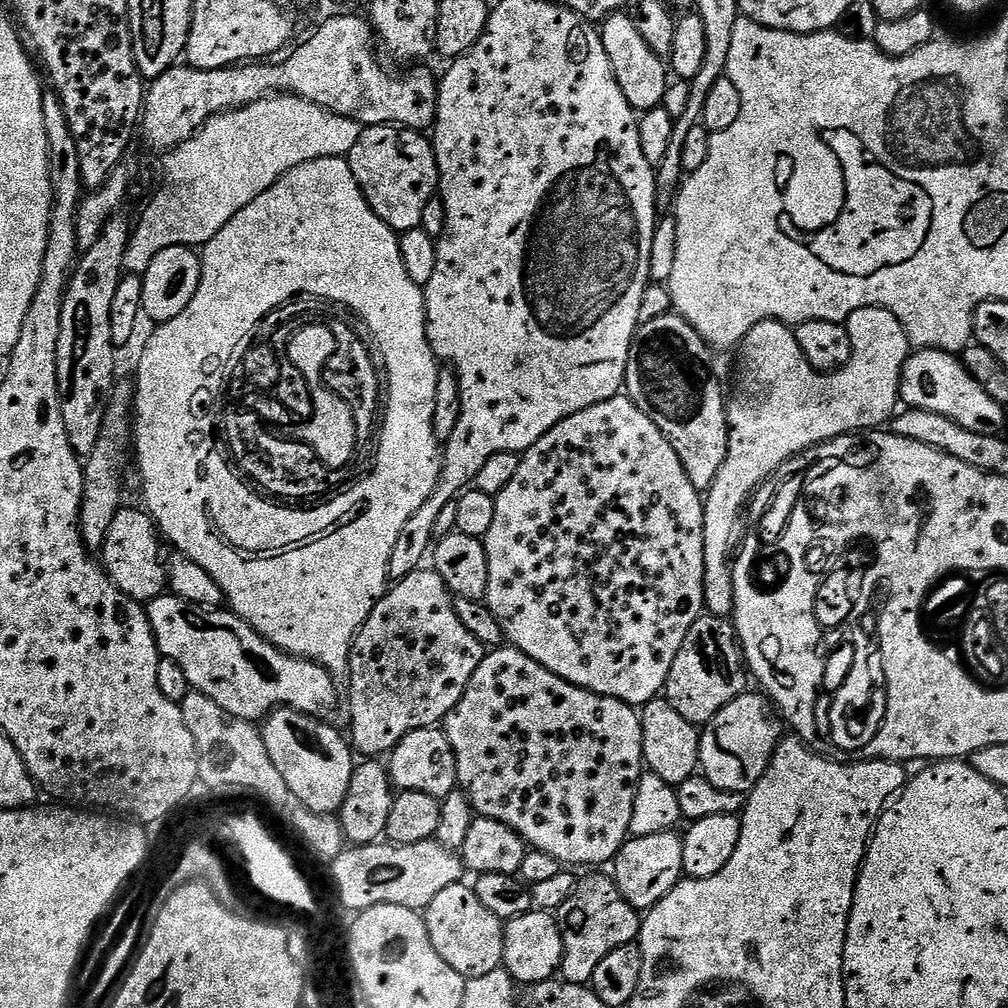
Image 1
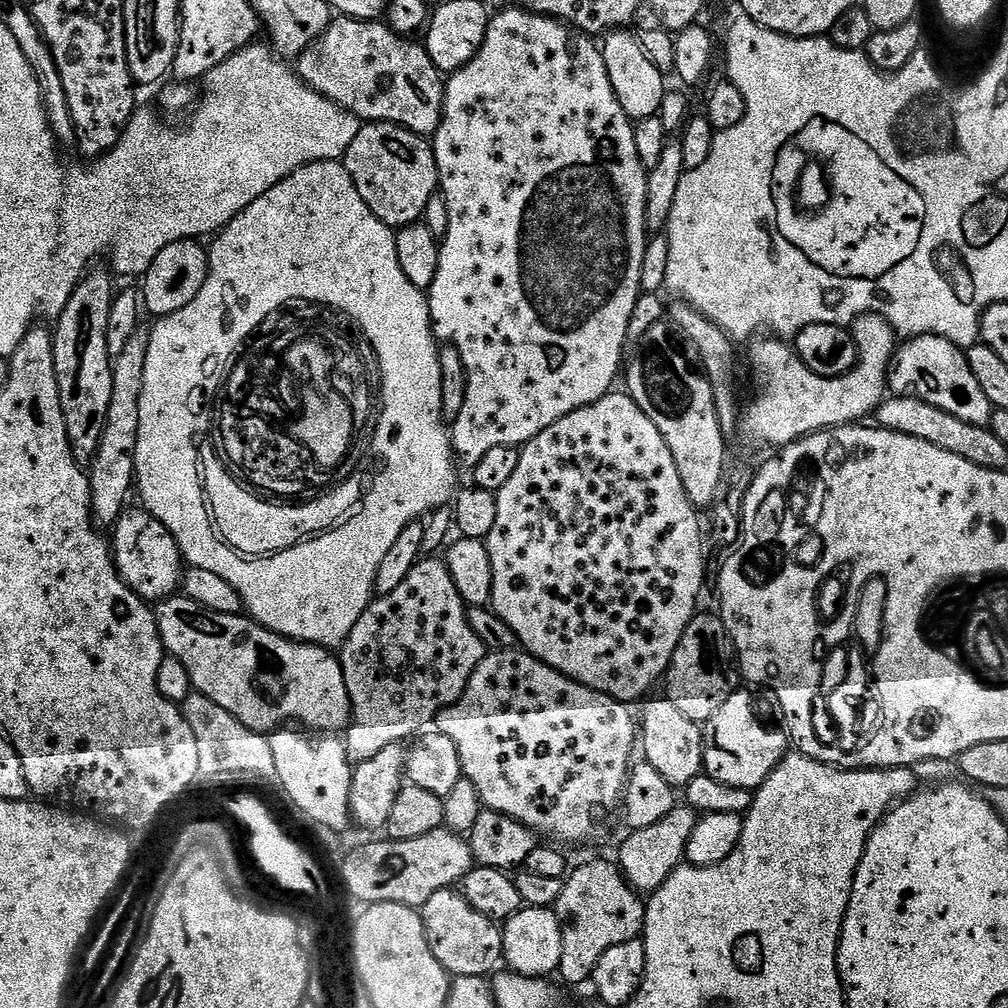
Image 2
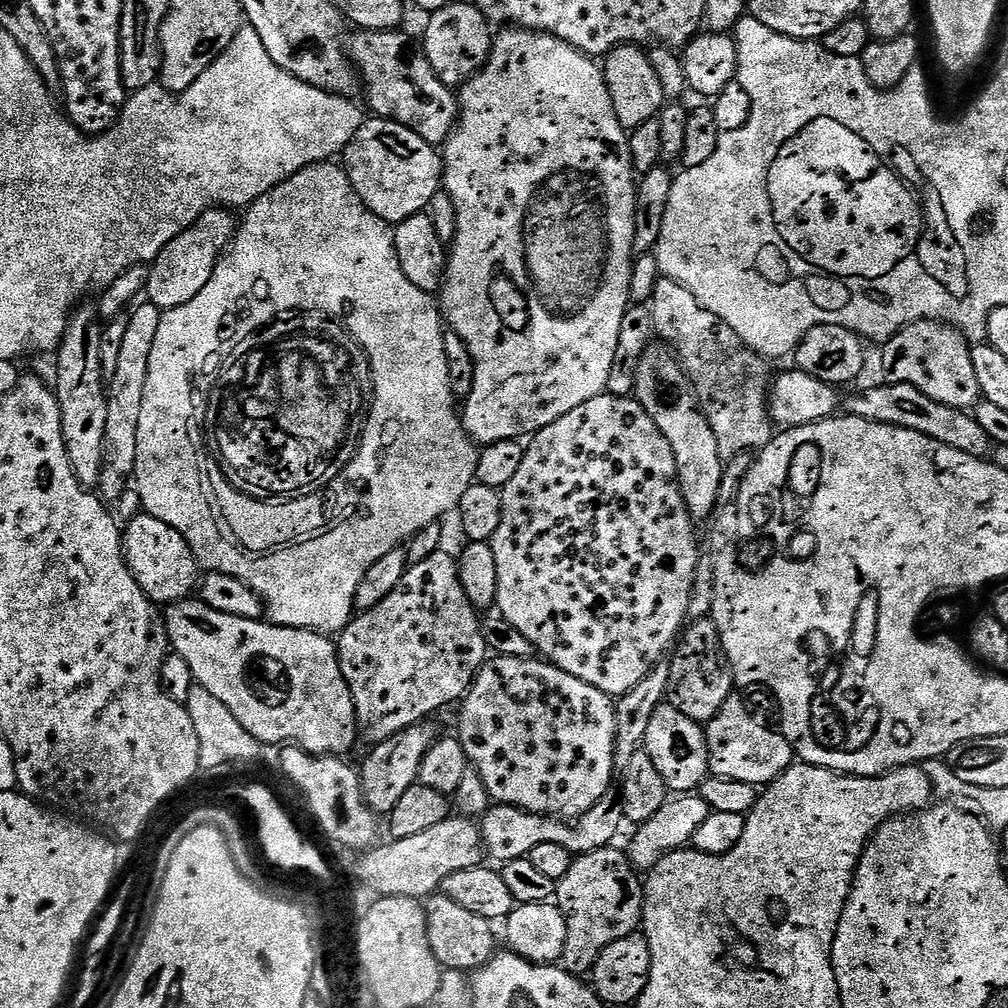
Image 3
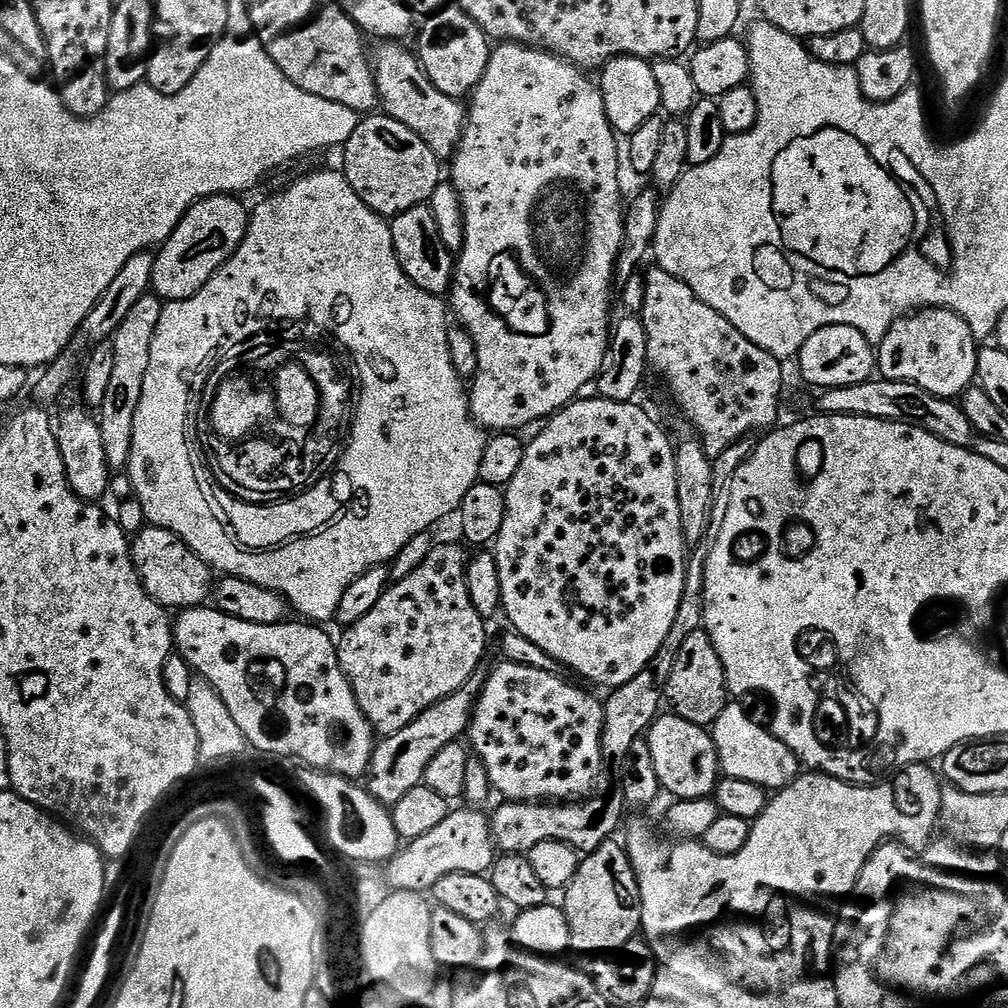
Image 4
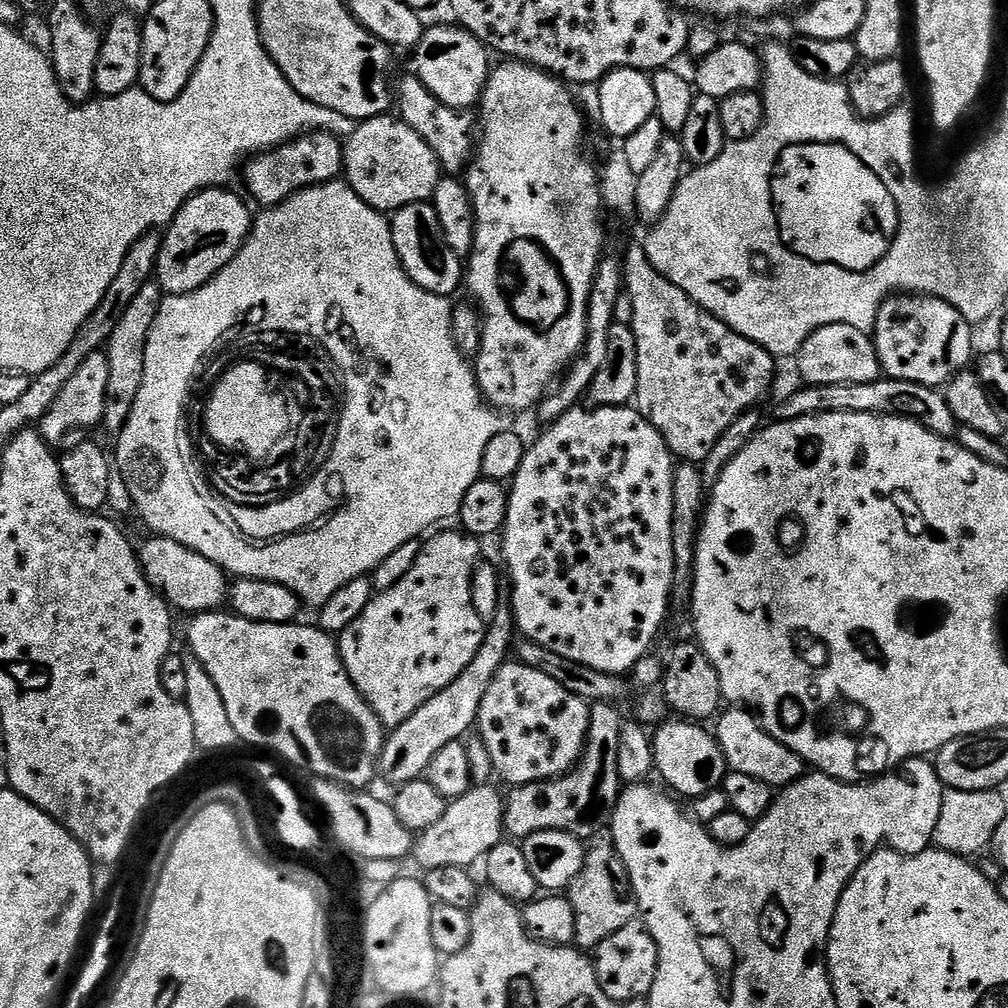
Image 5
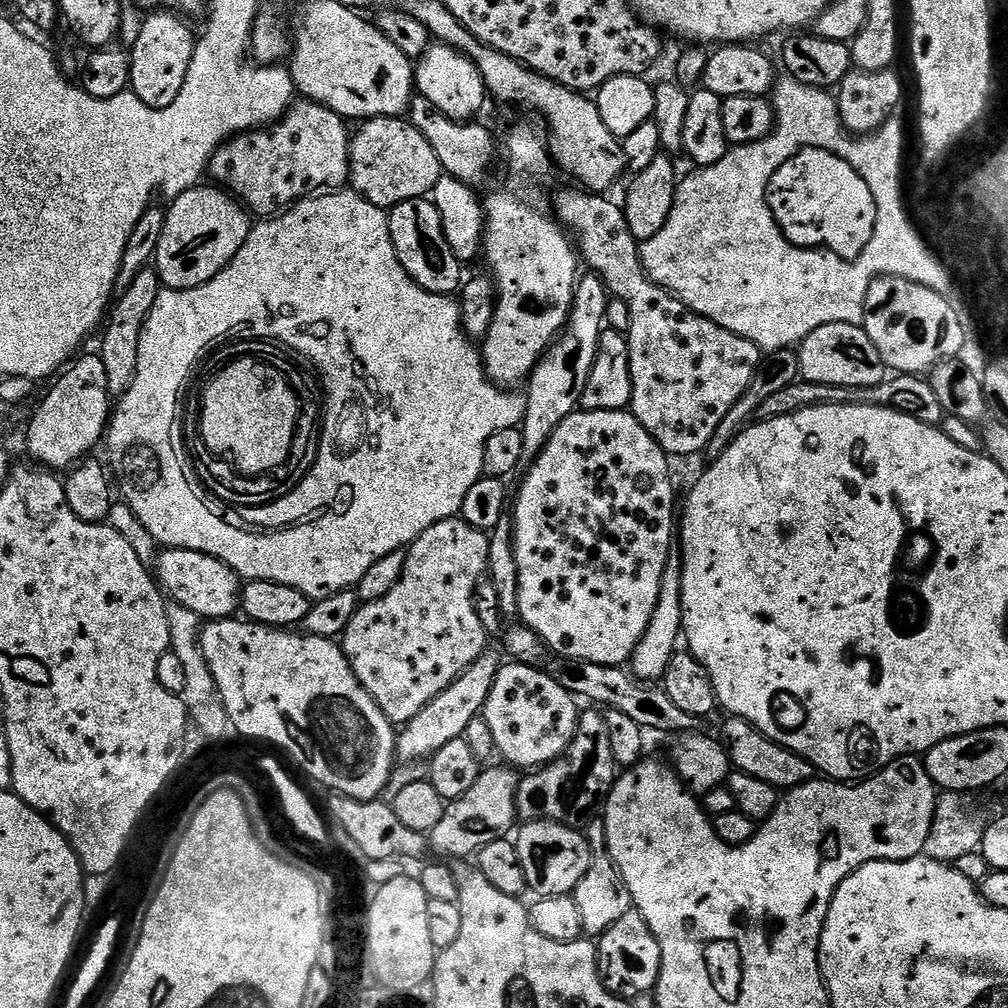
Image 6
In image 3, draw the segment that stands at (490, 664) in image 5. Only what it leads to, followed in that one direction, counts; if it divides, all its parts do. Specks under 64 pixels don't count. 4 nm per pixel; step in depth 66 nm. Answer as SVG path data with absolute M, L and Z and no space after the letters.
M421 722L386 738L371 749L372 752L364 760L364 768L359 769L360 790L362 799L373 812L387 814L394 810L398 798L410 790L410 786L418 783L422 758L426 758L426 750L434 746L438 731L432 722Z

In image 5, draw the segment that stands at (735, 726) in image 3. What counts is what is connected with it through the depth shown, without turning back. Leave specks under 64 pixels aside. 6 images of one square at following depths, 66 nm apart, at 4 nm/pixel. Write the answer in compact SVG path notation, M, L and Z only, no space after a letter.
M732 706L727 710L719 713L714 735L731 771L750 774L750 778L762 778L762 782L769 784L773 790L783 790L805 775L803 758L765 732L763 724L747 707Z

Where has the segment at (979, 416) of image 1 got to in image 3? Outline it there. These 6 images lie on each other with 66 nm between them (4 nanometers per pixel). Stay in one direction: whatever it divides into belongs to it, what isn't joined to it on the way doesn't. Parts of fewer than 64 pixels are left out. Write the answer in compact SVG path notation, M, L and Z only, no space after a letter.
M919 320L891 336L883 348L880 364L887 383L909 384L934 398L934 402L965 410L975 409L982 398L978 377L974 374L972 349L967 338L952 325L941 320Z

